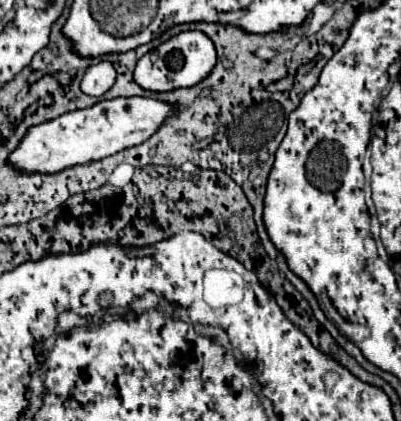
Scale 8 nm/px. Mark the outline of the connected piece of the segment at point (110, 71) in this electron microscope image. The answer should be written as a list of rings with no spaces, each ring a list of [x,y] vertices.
[[[102,61],[98,65],[92,65],[84,79],[82,79],[82,91],[86,95],[104,95],[116,81],[116,71],[108,61]]]

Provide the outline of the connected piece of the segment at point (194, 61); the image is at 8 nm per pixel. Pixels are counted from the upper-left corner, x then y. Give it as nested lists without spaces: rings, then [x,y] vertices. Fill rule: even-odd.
[[[184,31],[162,43],[156,51],[146,53],[134,69],[134,81],[146,91],[164,93],[164,91],[194,87],[202,83],[212,73],[214,65],[216,65],[214,43],[208,37],[204,37],[204,33],[200,31]]]

